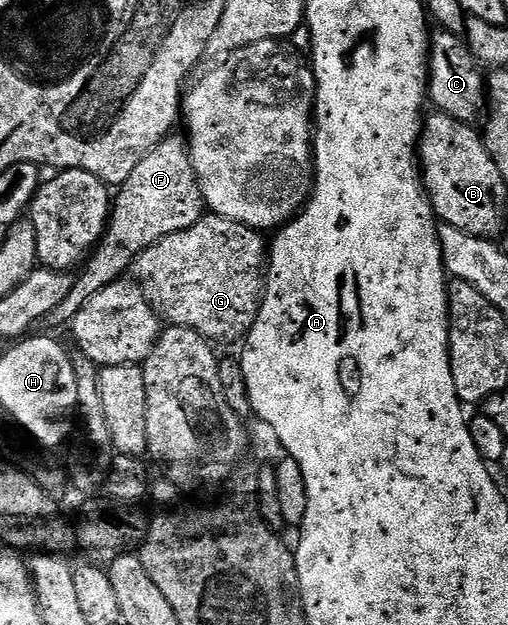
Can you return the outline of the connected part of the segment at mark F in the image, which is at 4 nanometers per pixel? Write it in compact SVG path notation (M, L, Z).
M177 136L164 137L150 153L143 155L143 159L139 159L139 167L135 167L135 171L131 171L131 175L127 175L127 179L116 190L111 201L109 224L105 227L105 234L102 235L97 248L84 262L83 268L74 276L73 289L67 295L67 299L63 299L63 303L59 303L55 311L51 311L47 318L48 324L68 326L73 317L79 315L83 303L88 303L94 295L99 295L103 287L122 280L132 270L134 259L143 251L147 251L147 247L159 243L159 239L167 239L167 235L187 231L187 227L199 223L202 217L206 216L207 206L201 194L201 184L197 182L193 170L193 161L189 158L186 138Z

